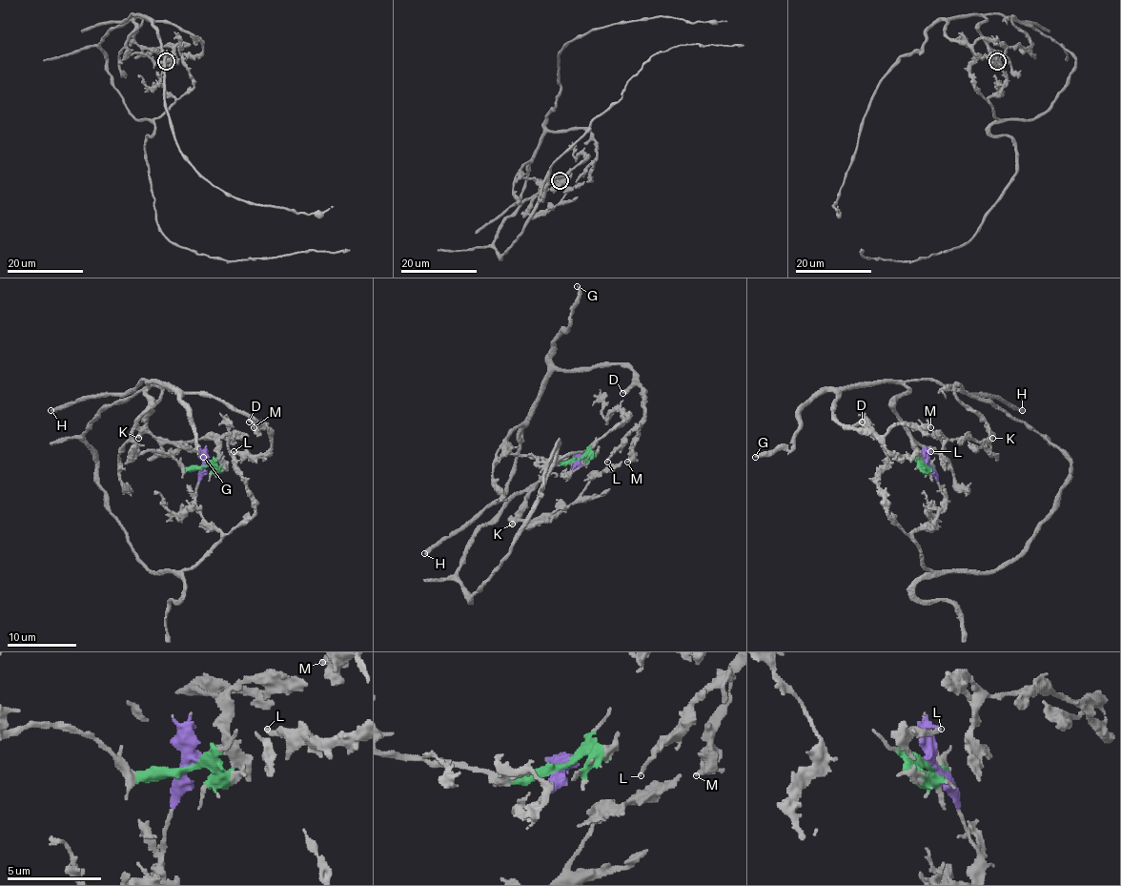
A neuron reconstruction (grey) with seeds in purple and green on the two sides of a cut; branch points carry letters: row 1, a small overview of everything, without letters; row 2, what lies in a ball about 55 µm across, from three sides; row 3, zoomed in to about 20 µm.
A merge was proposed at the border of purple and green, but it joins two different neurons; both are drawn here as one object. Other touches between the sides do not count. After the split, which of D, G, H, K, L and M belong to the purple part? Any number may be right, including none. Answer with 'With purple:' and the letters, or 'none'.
With purple: K

